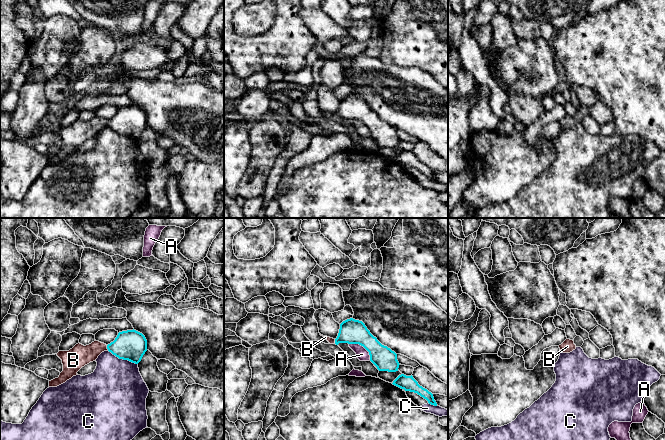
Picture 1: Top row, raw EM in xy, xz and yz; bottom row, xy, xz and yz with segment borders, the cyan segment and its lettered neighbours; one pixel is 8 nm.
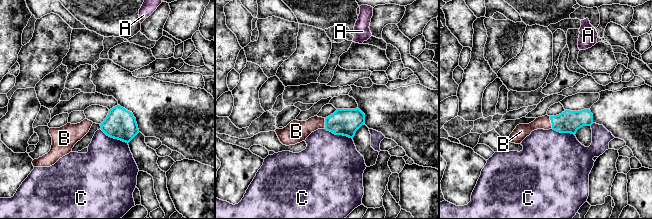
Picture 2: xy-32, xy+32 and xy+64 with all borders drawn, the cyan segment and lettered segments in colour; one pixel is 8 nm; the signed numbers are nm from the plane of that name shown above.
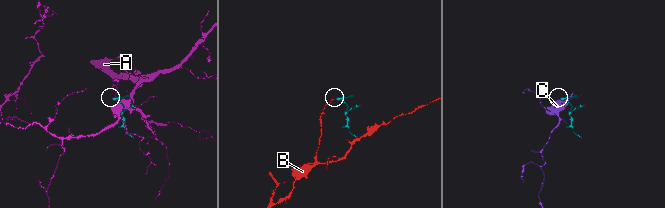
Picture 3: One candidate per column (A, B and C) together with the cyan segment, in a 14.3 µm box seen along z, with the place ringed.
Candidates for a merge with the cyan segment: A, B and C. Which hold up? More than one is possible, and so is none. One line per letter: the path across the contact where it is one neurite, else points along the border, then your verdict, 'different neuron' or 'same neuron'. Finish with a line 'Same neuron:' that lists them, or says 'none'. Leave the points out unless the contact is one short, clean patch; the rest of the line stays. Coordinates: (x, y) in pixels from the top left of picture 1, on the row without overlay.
A: different neuron
B: runs through xy (131, 121), (107, 124), (95, 124), (79, 132); same neuron
C: different neuron
Same neuron: B

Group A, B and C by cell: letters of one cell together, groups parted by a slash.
A / B / C

